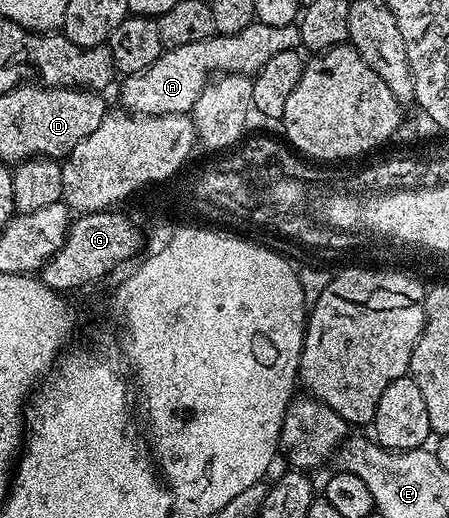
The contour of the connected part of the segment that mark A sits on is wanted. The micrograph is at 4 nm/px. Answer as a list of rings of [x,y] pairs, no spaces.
[[[256,21],[246,27],[246,31],[238,31],[234,35],[213,35],[210,39],[202,39],[198,43],[185,43],[182,47],[165,49],[154,64],[146,67],[146,71],[127,74],[121,80],[124,81],[120,85],[120,101],[124,104],[121,106],[127,112],[138,113],[141,117],[157,117],[171,113],[188,115],[191,114],[194,103],[198,103],[198,95],[202,95],[214,75],[254,75],[266,63],[266,59],[270,59],[270,55],[278,55],[278,51],[300,48],[299,24],[270,27],[266,23]]]

